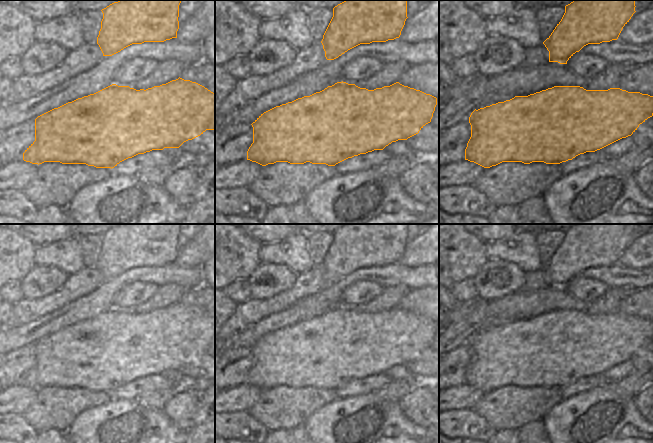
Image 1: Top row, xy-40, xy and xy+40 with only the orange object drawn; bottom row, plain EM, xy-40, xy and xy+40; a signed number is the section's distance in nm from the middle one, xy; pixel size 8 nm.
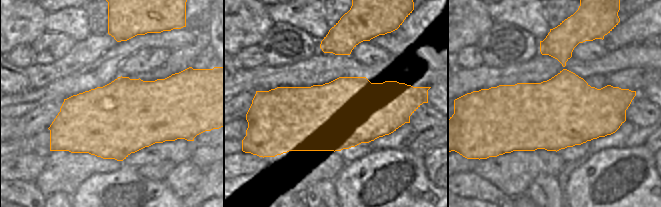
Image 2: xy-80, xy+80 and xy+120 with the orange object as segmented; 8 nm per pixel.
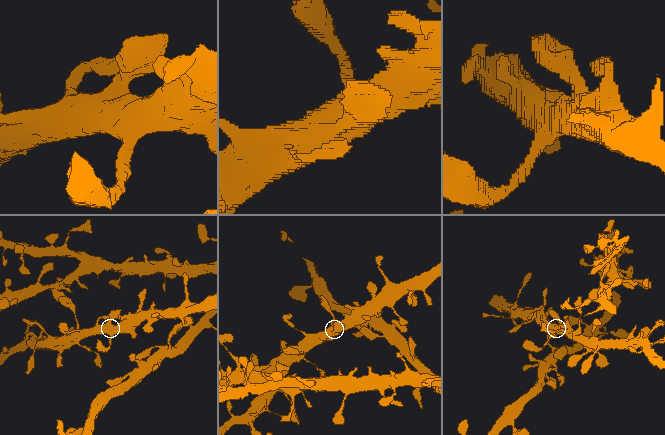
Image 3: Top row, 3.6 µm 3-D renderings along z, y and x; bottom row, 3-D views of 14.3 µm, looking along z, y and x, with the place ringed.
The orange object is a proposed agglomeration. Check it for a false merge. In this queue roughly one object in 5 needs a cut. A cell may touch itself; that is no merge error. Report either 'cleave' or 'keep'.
keep

